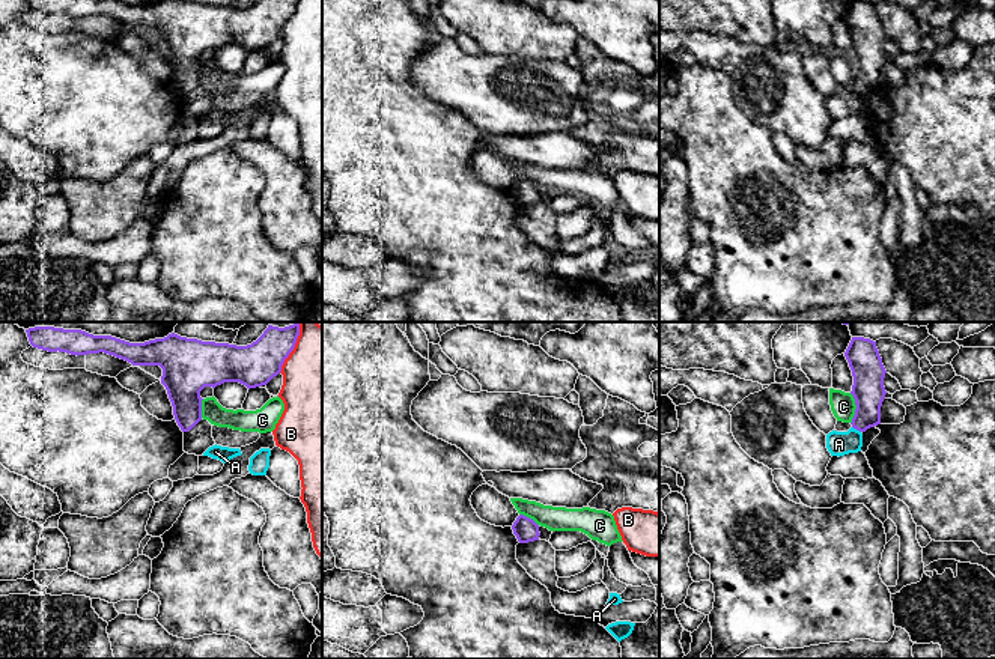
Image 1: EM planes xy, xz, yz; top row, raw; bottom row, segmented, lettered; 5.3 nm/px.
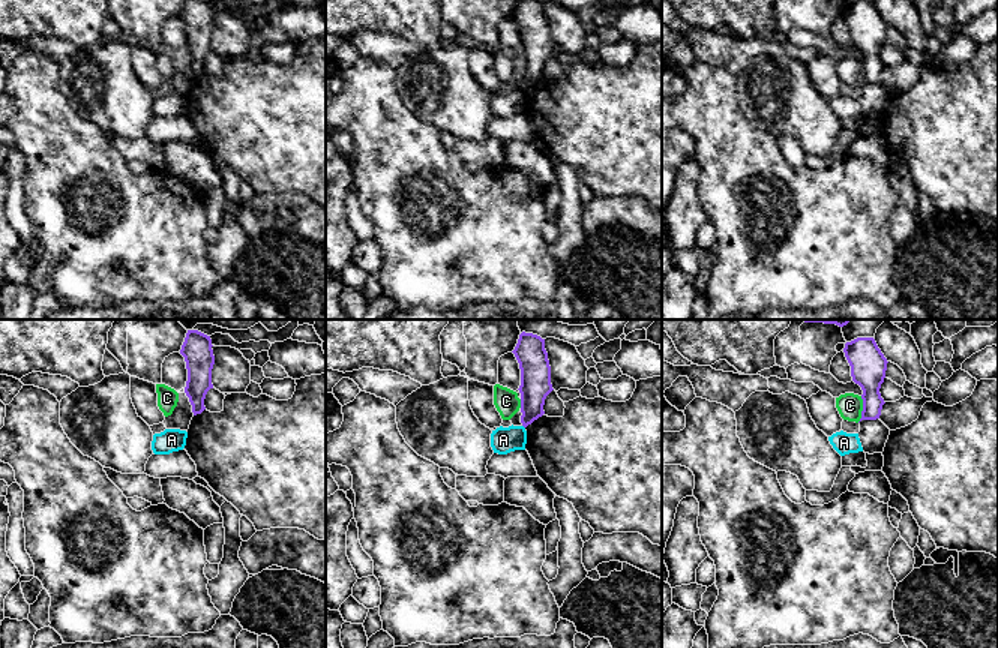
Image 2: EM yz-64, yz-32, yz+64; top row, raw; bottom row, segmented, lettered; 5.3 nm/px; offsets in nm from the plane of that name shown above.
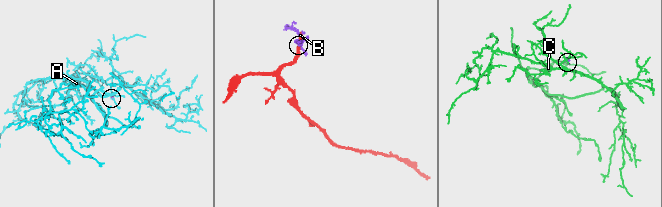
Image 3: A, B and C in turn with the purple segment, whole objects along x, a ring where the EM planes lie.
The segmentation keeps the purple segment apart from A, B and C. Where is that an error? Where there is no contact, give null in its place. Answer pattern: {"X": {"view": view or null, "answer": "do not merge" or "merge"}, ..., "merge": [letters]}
{"A": {"view": "yz", "answer": "do not merge"}, "B": {"view": "xy", "answer": "do not merge"}, "C": {"view": "yz", "answer": "do not merge"}, "merge": []}

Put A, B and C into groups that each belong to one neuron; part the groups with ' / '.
A / B / C

